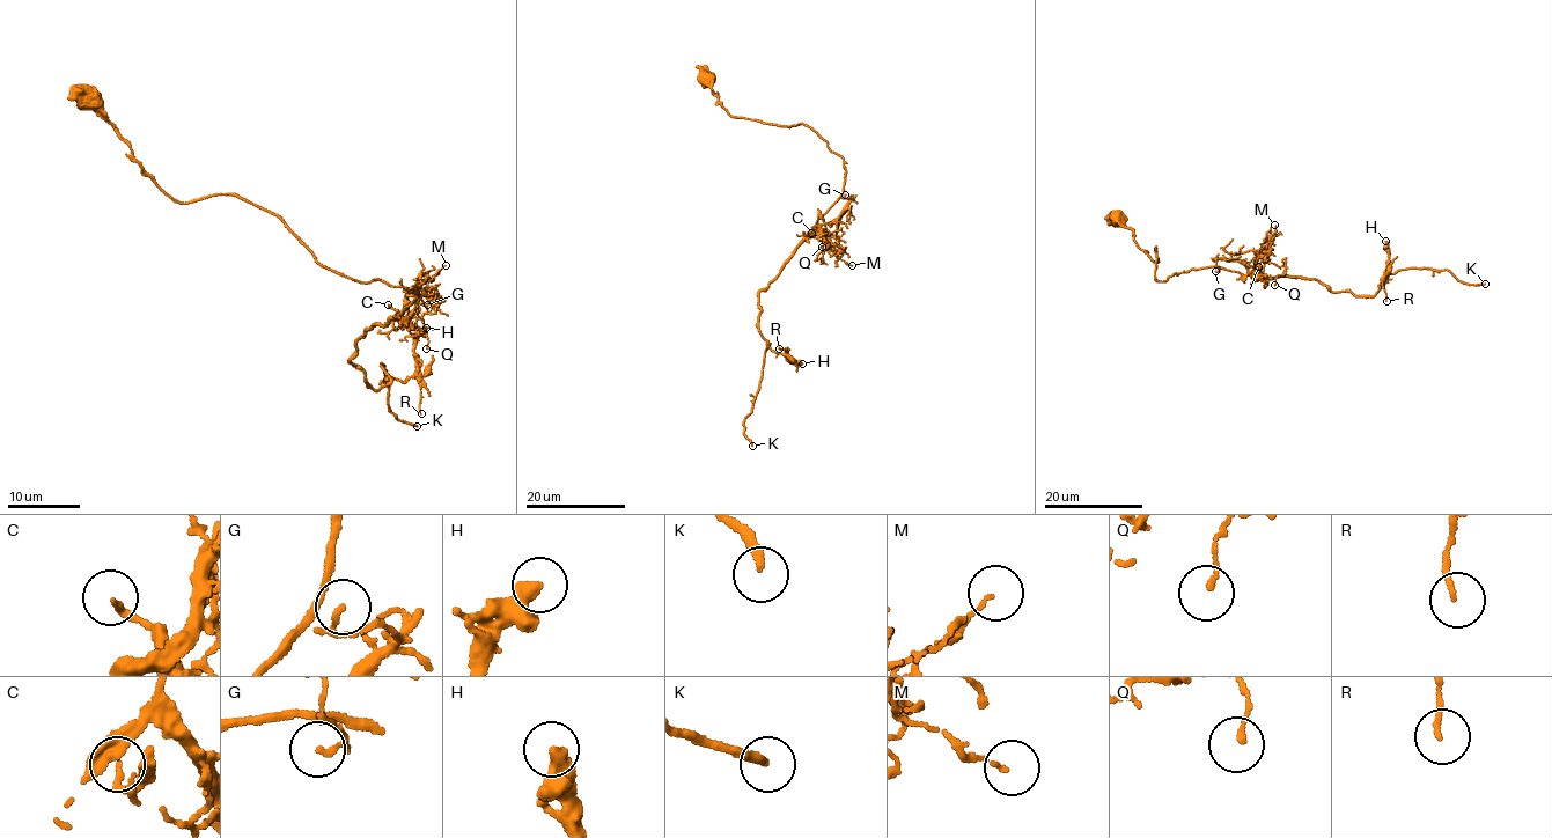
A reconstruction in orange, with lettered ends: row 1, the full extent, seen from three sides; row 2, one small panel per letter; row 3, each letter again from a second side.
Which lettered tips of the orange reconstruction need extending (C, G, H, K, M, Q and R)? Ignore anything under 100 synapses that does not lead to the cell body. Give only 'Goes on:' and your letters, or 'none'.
Goes on: K

